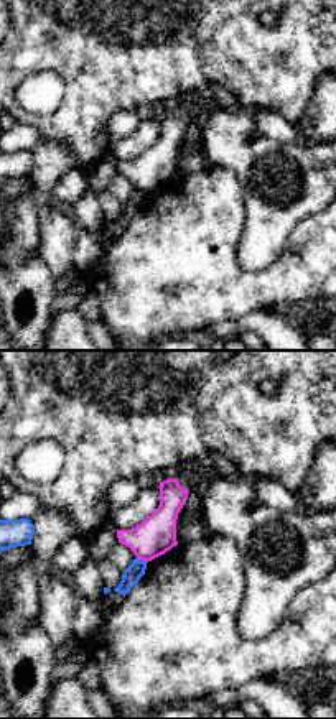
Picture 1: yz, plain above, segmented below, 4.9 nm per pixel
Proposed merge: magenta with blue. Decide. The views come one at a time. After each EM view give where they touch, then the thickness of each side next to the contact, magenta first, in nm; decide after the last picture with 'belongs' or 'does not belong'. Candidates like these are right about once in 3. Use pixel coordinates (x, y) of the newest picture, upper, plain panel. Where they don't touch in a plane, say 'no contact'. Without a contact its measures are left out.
contact (142, 191); calibres 190 and 90 nm

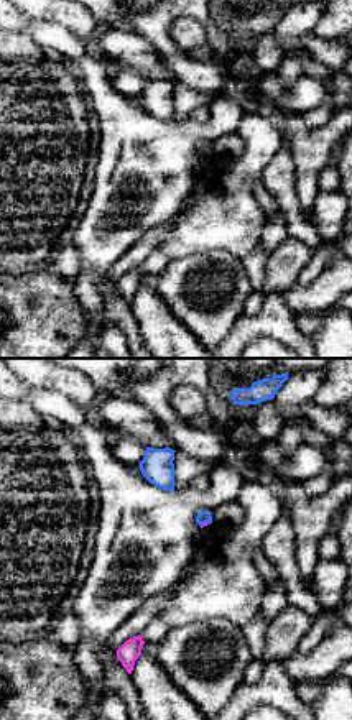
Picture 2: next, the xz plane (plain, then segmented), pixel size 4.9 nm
contact (206, 155); calibres 20 and 60 nm

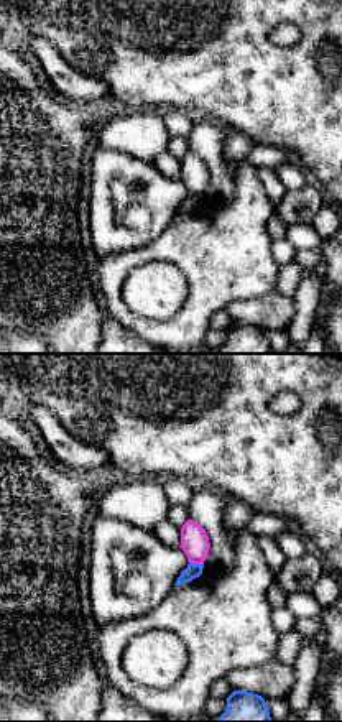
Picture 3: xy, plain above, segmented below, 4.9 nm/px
contact (196, 194); calibres 140 and 70 nm

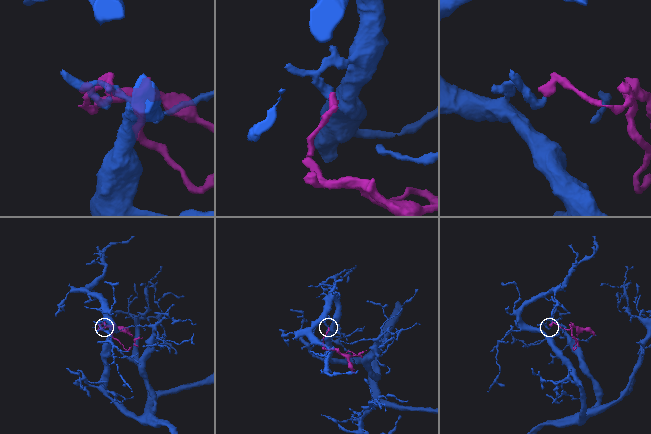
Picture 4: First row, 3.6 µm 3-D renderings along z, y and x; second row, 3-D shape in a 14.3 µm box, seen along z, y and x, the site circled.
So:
does not belong

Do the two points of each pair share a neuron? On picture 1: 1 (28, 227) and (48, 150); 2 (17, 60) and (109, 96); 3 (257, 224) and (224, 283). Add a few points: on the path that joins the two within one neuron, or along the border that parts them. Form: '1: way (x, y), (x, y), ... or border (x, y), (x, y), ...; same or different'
1: border (33, 193), (38, 203), (42, 237); different
2: way (40, 60), (65, 60), (79, 74), (86, 74); same
3: border (244, 221), (238, 262), (244, 269), (257, 272); different

